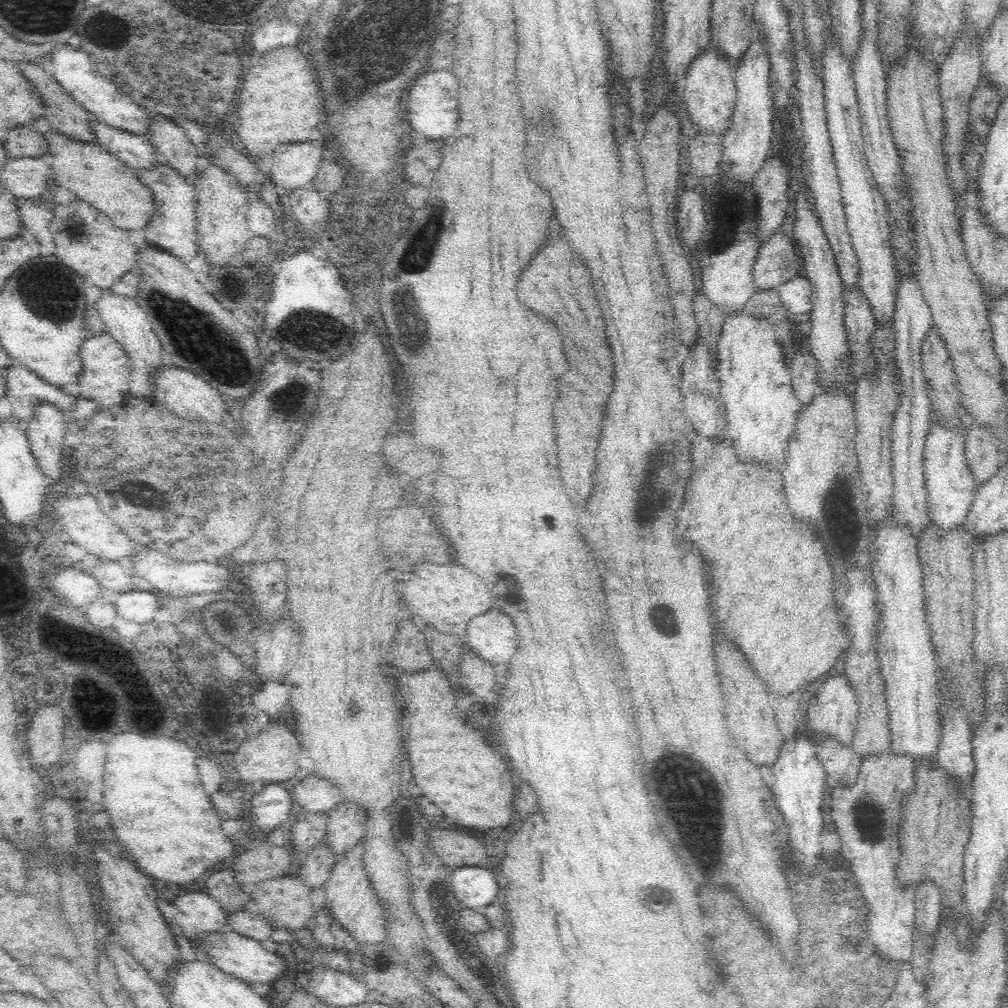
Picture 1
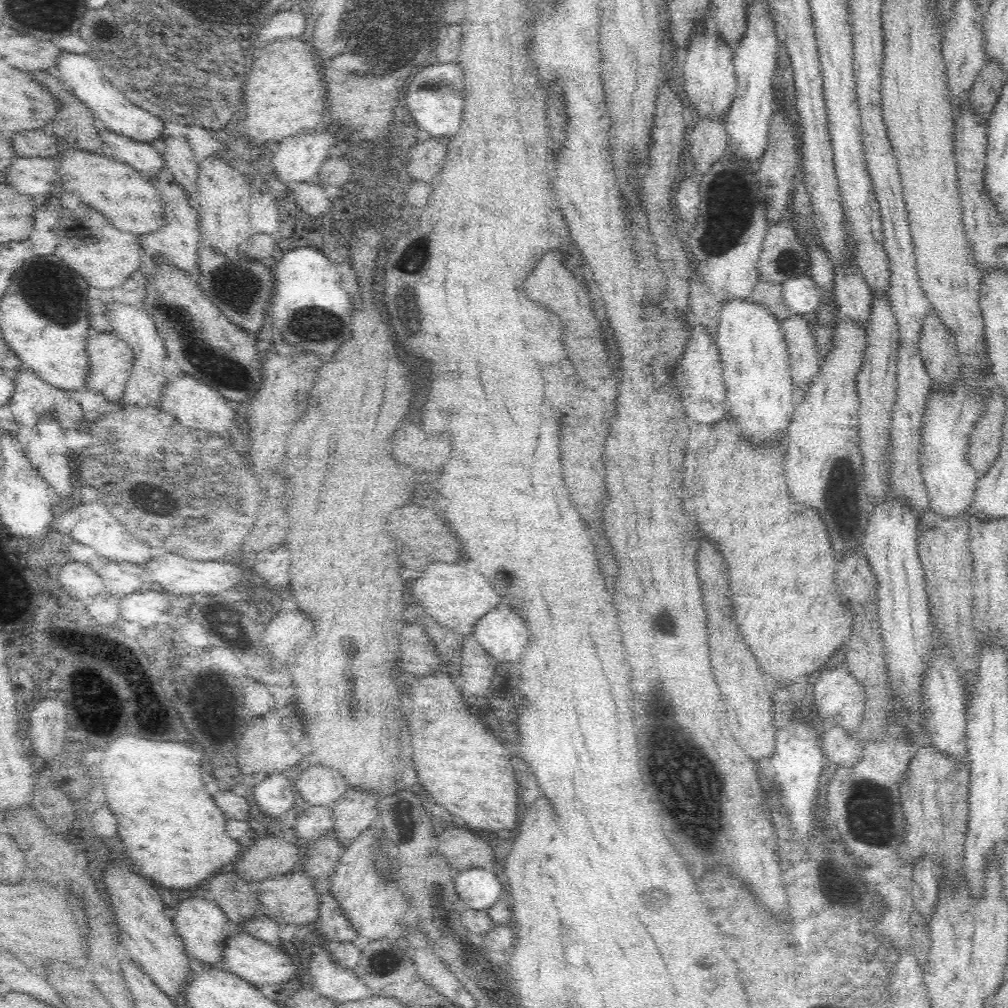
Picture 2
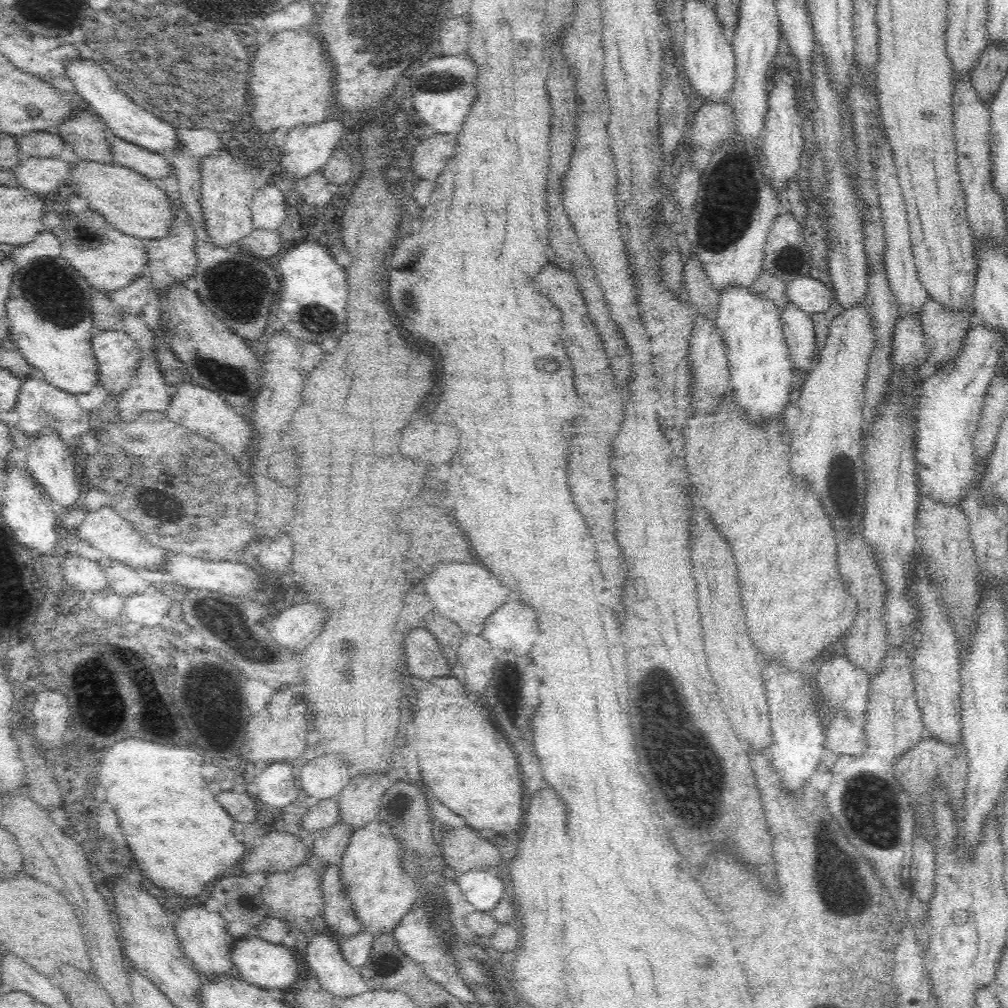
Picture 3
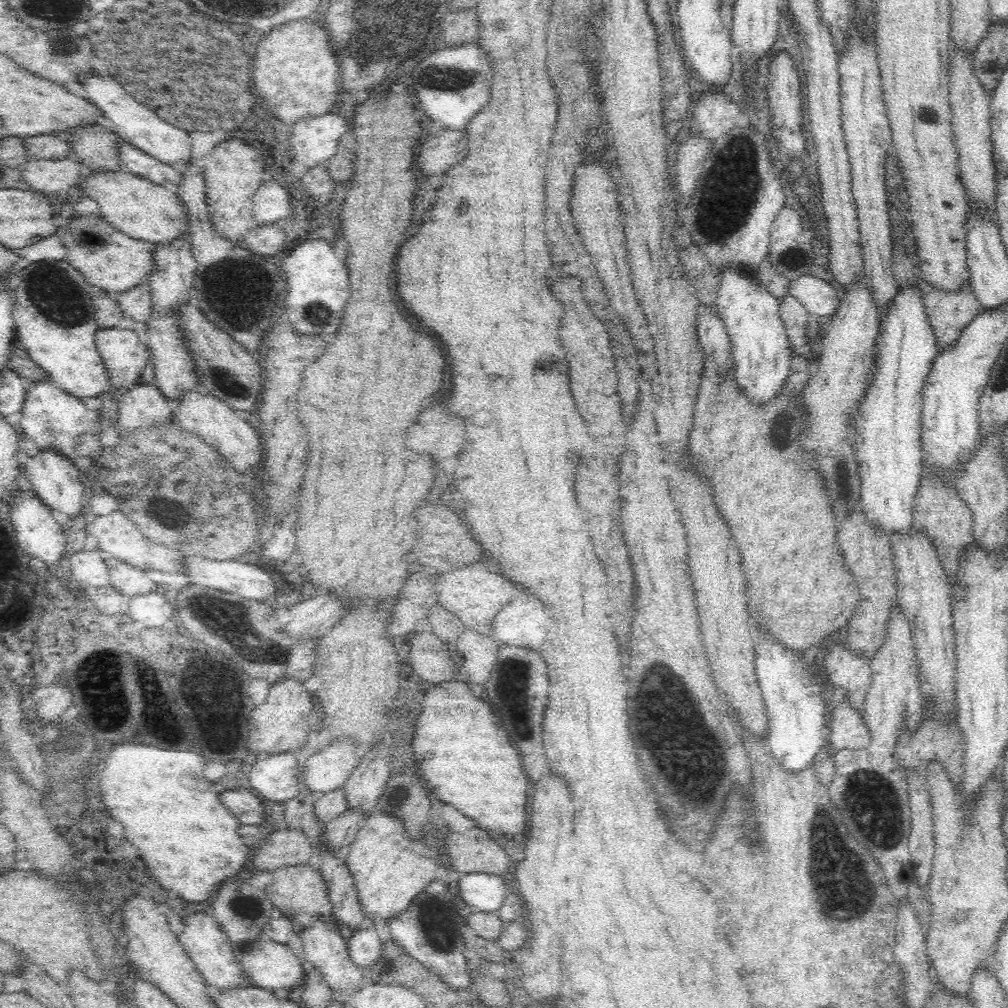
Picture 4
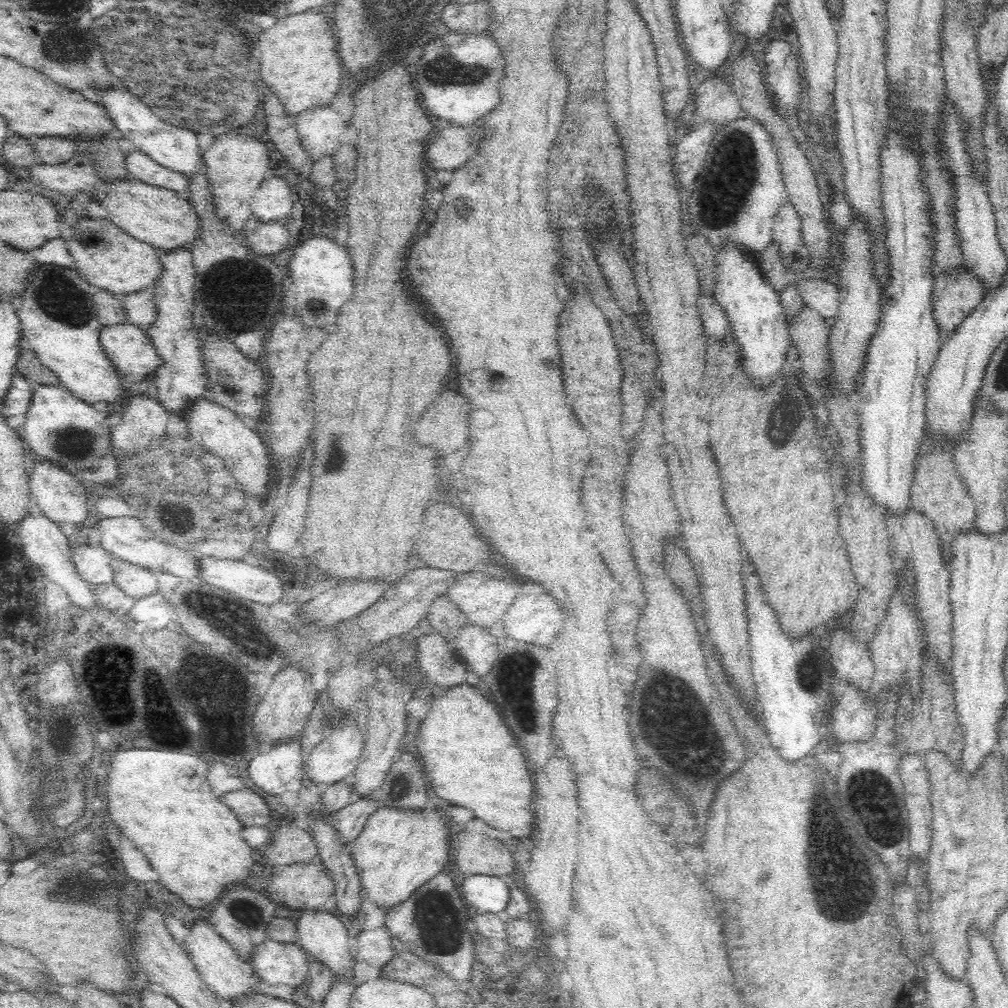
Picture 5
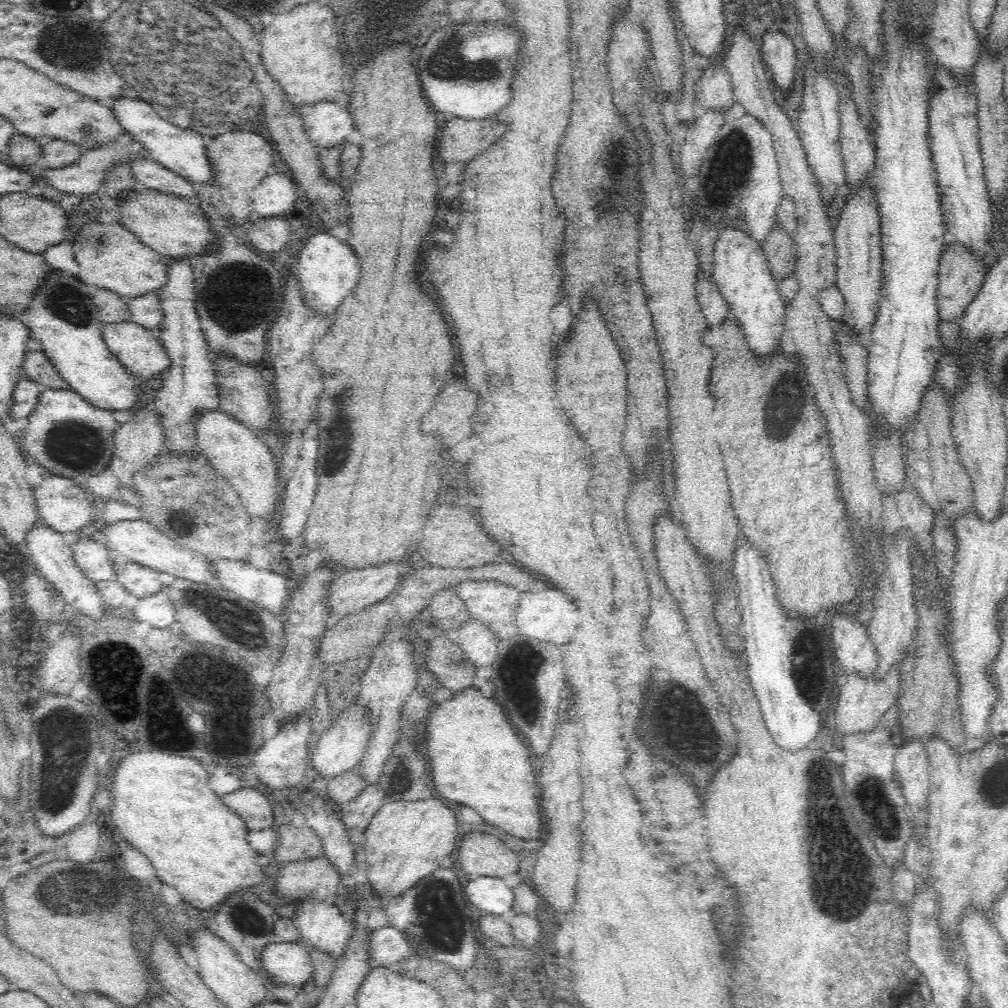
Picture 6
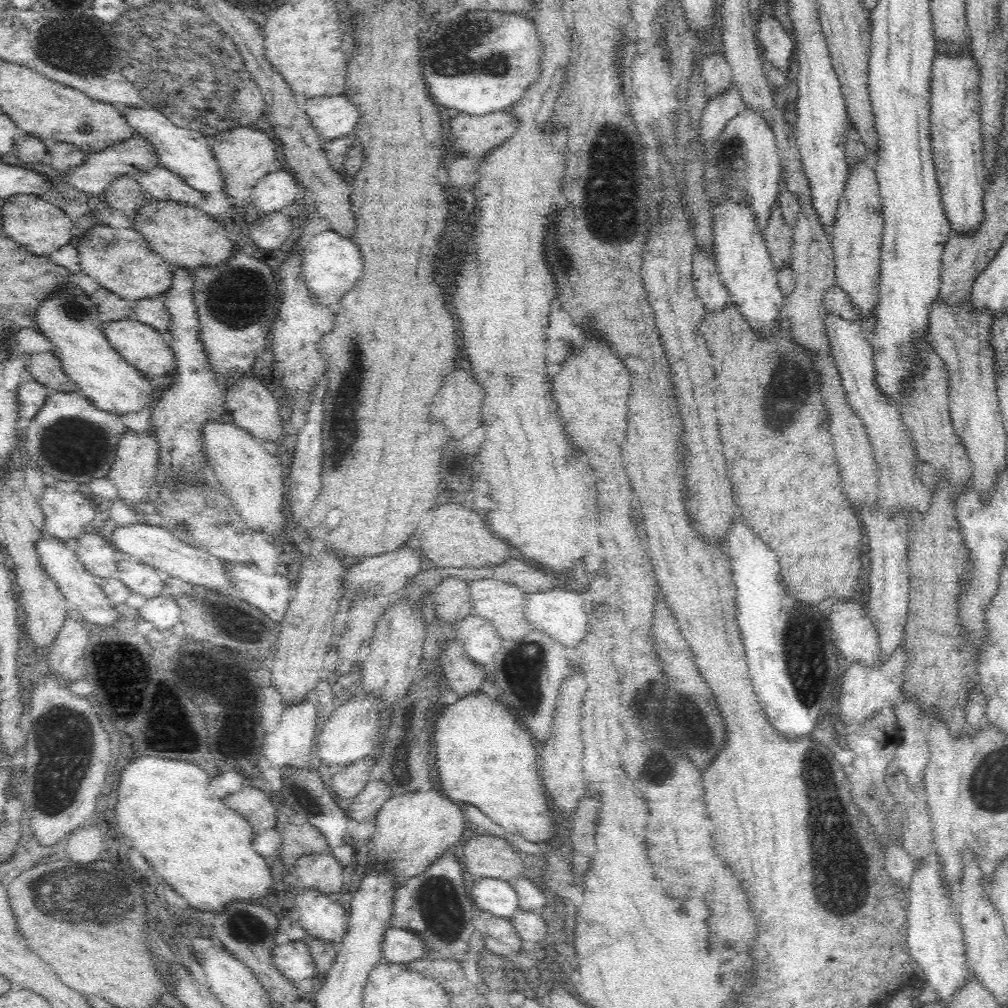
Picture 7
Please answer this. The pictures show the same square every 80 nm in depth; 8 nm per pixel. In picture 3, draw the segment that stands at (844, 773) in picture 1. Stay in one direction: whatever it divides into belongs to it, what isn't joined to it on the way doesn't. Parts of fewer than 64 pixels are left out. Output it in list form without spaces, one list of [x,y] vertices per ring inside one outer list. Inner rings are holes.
[[[836,711],[831,716],[829,727],[826,729],[824,748],[838,758],[859,756],[866,750],[866,735],[863,725],[850,725],[842,711]]]

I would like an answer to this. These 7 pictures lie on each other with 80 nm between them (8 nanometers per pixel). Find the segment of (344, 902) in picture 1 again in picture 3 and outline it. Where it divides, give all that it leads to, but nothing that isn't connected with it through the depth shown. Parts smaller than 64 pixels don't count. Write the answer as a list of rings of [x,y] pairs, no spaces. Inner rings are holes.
[[[376,820],[351,834],[338,864],[340,887],[344,895],[348,895],[348,903],[352,903],[361,930],[372,938],[392,932],[418,899],[418,875],[408,875],[404,867],[400,867],[400,850],[402,845],[392,835],[390,827]]]

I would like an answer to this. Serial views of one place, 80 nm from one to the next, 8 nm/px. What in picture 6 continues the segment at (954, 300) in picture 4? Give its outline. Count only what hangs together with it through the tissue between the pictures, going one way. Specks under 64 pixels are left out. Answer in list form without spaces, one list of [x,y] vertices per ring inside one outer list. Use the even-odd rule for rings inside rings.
[[[952,243],[945,250],[939,260],[937,271],[939,276],[936,296],[938,320],[946,323],[958,322],[970,303],[978,298],[987,274],[984,272],[982,263],[976,259],[976,255],[960,243]]]

